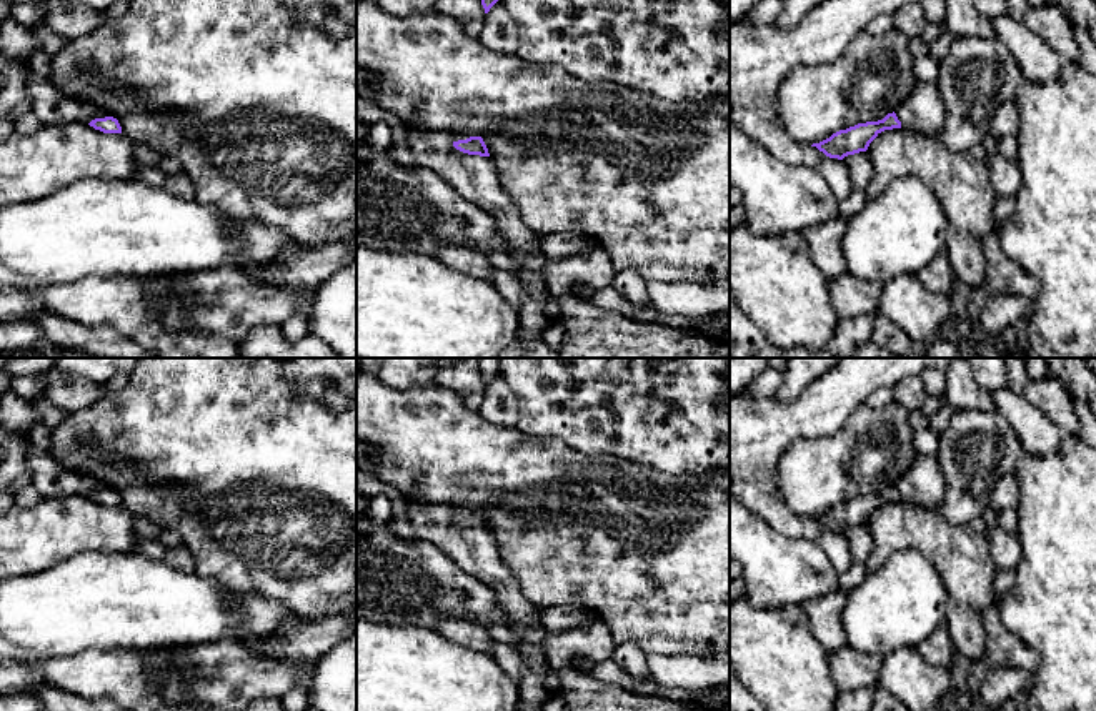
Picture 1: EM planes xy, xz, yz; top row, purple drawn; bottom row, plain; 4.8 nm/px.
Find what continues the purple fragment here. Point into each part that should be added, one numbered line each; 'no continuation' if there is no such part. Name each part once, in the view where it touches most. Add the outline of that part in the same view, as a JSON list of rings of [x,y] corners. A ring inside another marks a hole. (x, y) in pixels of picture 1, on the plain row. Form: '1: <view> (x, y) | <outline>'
1: xz (473, 550) | [[[406,503],[406,515],[416,539],[430,541],[495,591],[515,648],[528,661],[518,684],[520,703],[525,709],[543,709],[551,696],[545,686],[550,664],[541,651],[548,633],[540,624],[540,609],[523,596],[515,573],[501,559],[491,531],[463,526],[435,505],[421,508]]]

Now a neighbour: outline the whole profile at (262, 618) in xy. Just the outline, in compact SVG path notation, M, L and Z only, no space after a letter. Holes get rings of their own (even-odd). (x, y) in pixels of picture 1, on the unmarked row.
M237 593L232 594L245 611L245 618L237 629L237 639L252 643L276 633L278 626L296 616L286 604L265 598L262 594Z

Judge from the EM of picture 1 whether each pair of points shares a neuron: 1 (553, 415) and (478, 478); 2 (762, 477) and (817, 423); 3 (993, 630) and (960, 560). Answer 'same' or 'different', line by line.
1: different
2: same
3: different

